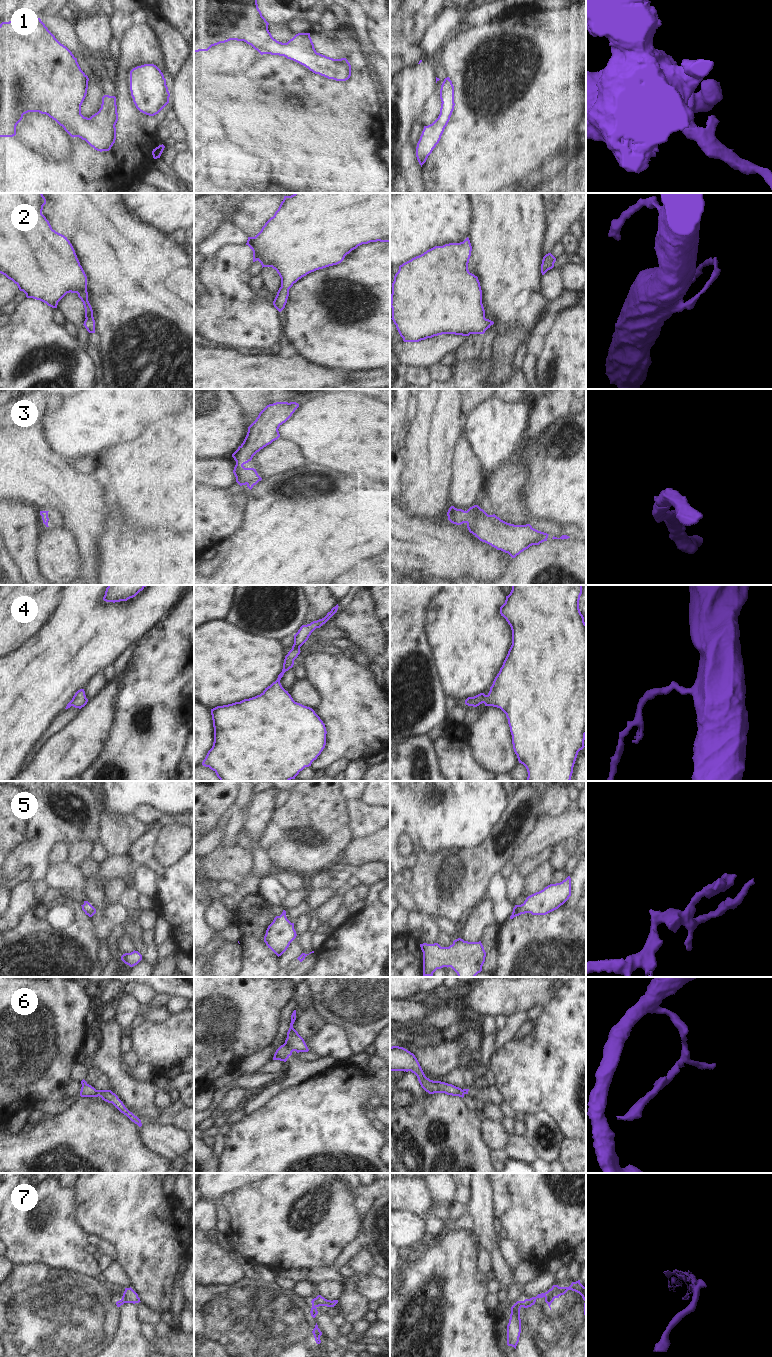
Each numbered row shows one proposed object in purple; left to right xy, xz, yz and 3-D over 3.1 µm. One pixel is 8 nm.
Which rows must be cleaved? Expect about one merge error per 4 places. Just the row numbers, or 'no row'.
6, 7

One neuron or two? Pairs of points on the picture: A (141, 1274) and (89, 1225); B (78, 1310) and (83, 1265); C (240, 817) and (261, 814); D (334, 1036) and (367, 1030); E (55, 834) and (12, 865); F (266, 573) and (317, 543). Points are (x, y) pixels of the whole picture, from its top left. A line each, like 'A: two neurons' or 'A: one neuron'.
A: one neuron
B: two neurons
C: two neurons
D: two neurons
E: one neuron
F: one neuron

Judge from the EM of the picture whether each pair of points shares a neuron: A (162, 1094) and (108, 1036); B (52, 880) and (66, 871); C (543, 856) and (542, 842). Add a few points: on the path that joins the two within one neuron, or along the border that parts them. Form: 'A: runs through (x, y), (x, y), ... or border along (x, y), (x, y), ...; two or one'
A: border along (156, 1084), (154, 1104), (160, 1110); two
B: runs through (55, 879), (63, 874); one
C: border along (552, 847), (547, 847), (523, 861); two

